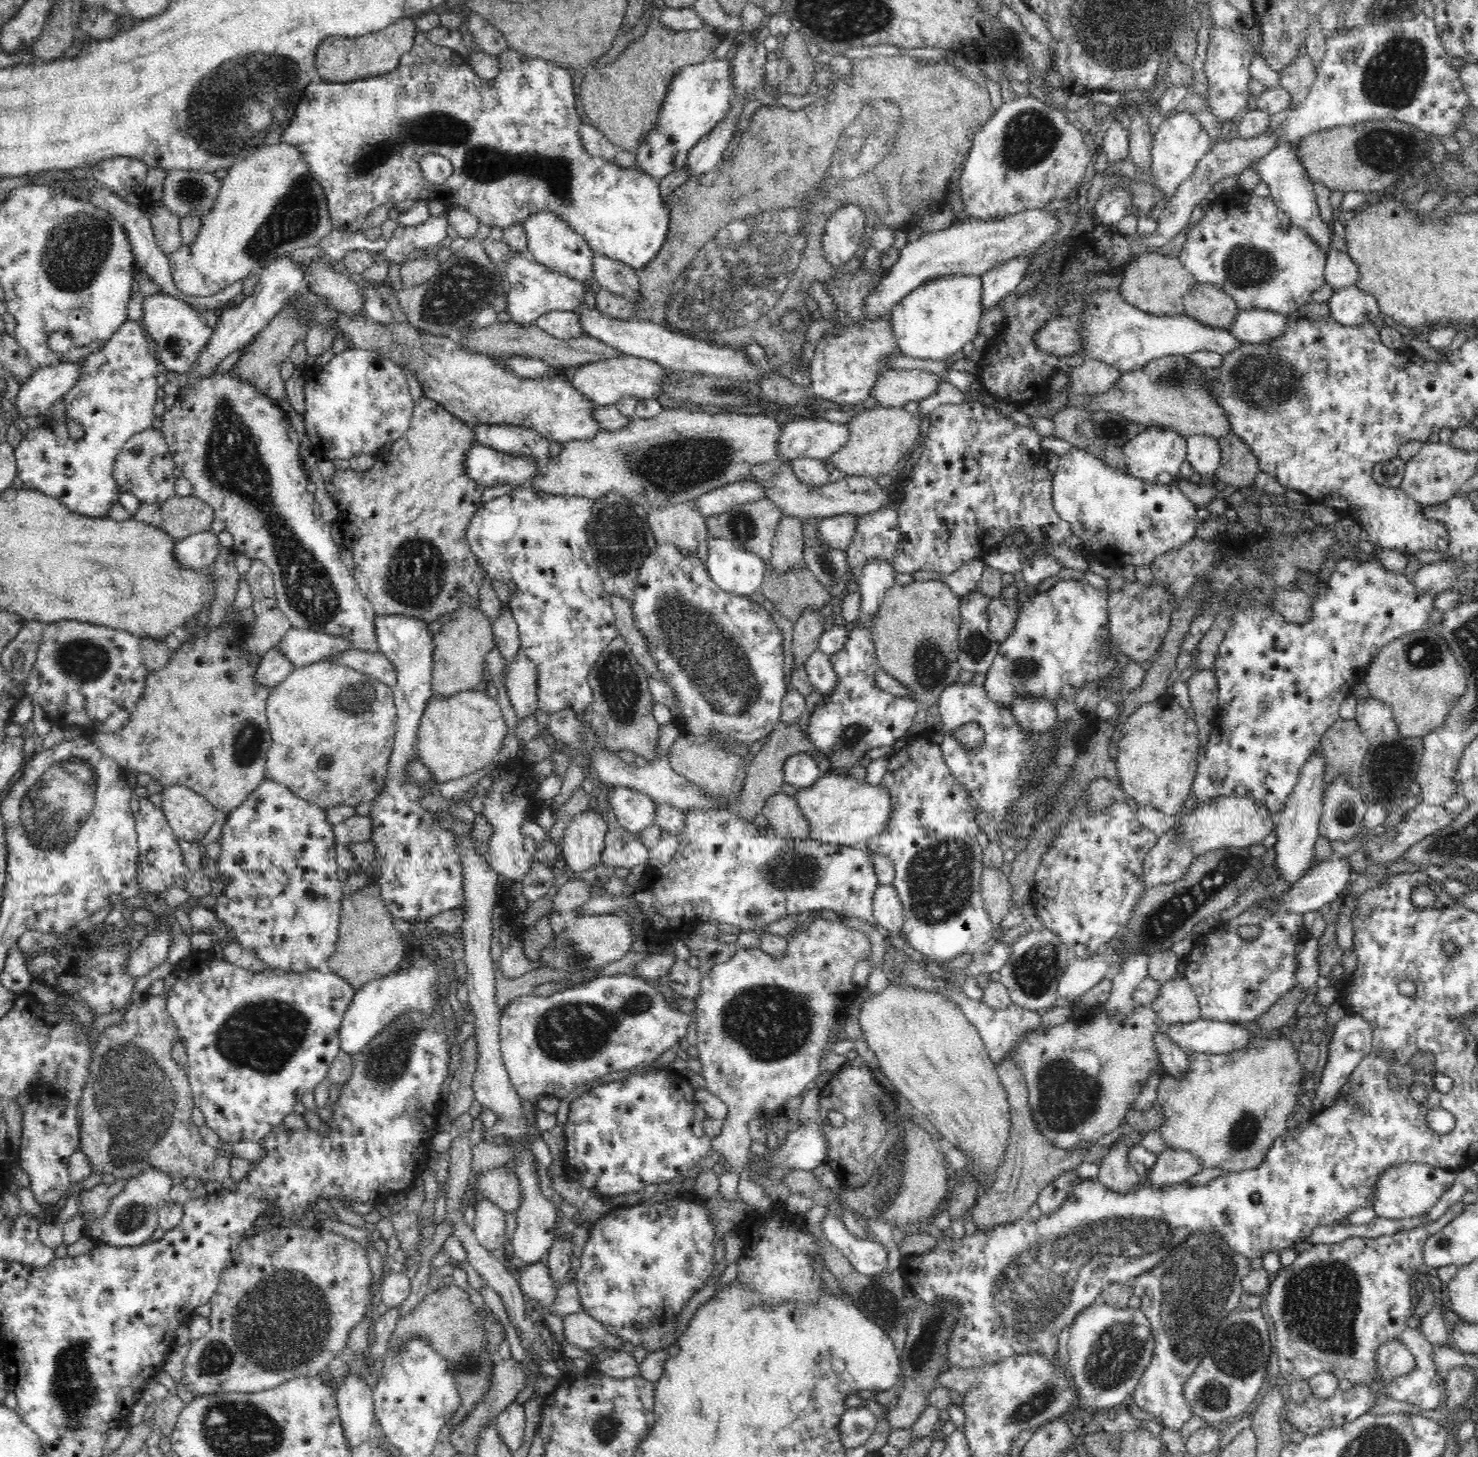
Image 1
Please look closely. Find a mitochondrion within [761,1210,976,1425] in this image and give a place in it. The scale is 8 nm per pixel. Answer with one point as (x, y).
(929, 1325)

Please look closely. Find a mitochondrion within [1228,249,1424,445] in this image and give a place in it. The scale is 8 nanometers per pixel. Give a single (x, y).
(1260, 386)

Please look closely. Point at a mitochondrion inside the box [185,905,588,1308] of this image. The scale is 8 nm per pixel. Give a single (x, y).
(264, 1036)

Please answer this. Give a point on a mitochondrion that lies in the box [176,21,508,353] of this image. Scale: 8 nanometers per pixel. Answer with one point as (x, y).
(222, 109)

